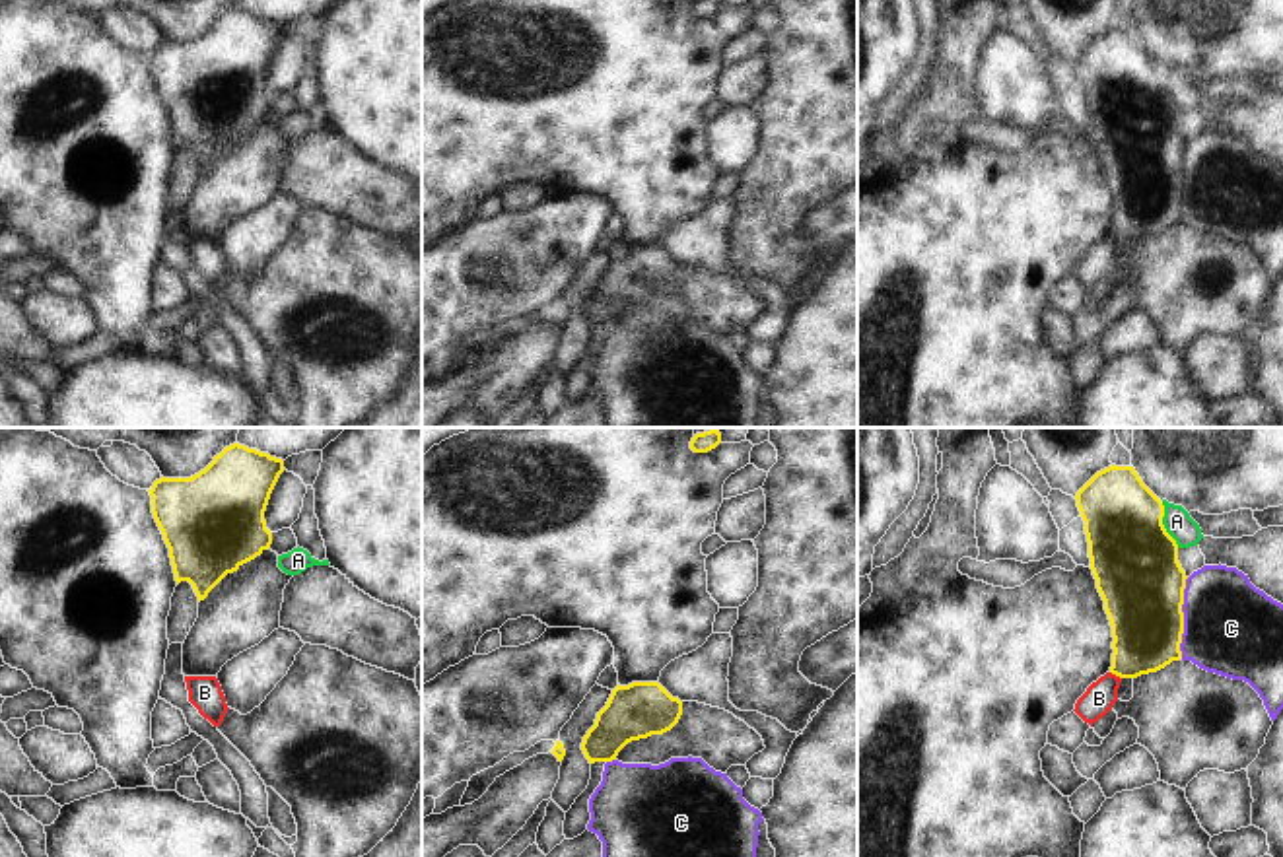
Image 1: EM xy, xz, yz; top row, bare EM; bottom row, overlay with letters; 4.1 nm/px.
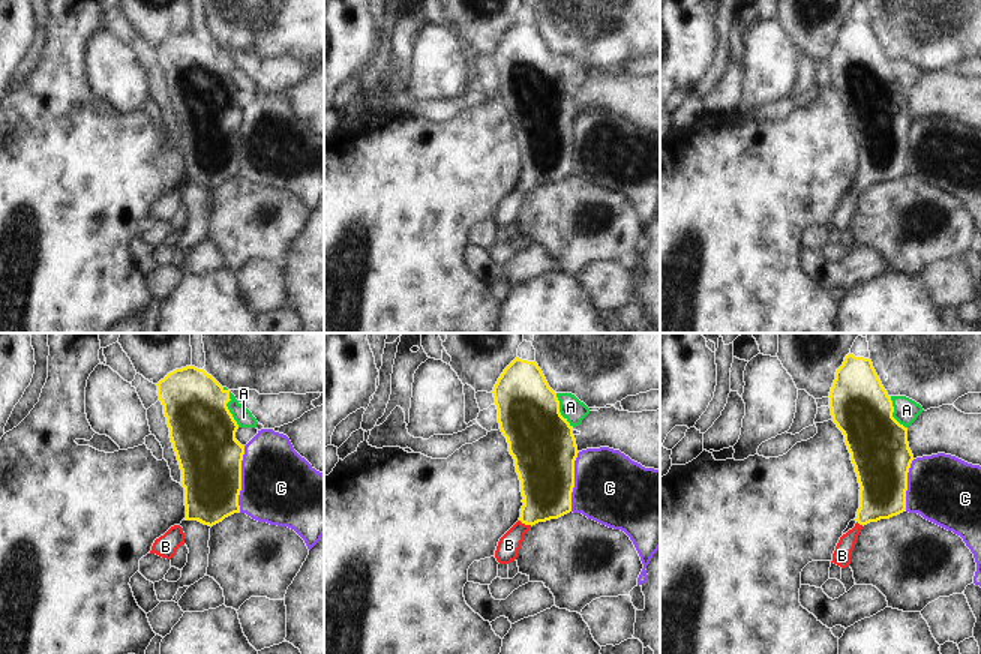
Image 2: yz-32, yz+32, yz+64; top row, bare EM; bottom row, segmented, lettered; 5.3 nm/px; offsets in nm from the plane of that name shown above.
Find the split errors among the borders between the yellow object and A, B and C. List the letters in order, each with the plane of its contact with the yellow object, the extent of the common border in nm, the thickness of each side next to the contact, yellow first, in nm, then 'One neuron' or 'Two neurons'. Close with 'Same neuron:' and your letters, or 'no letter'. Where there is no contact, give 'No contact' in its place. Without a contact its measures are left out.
A: Touches yellow in yz. Shared border 200 nm. Thickness 360 nm (yellow) against 120 nm. Two neurons
B: Touches yellow in yz. Shared border 60 nm. Thickness 300 nm (yellow) against 130 nm. One neuron
C: Touches yellow in yz. Shared border 340 nm. Thickness 360 nm (yellow) against 400 nm. Two neurons
Same neuron: B

